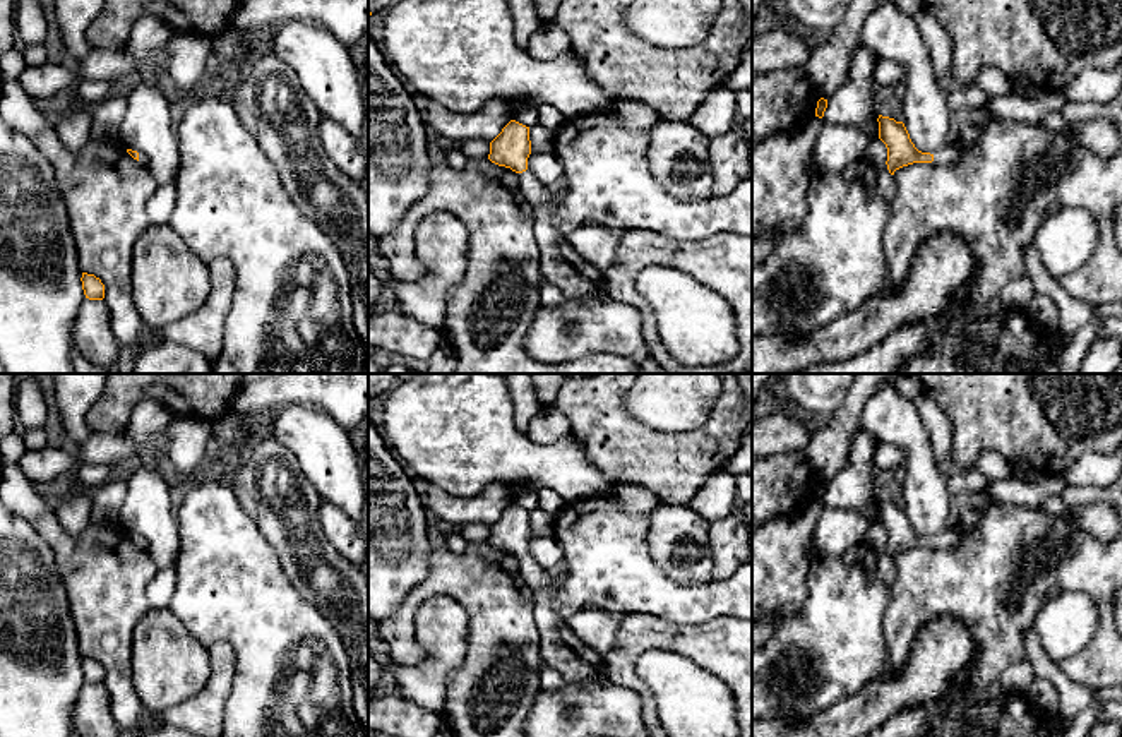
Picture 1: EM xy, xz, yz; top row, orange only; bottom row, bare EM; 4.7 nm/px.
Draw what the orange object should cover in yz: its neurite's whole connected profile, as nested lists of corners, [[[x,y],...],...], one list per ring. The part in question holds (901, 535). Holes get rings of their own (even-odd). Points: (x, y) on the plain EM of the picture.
[[[879,499],[879,523],[887,531],[887,554],[894,559],[896,554],[913,548],[913,547],[946,547],[954,548],[959,545],[959,536],[956,530],[942,531],[940,535],[930,538],[922,536],[915,531],[910,518],[903,506]]]

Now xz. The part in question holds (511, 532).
[[[510,504],[502,516],[490,526],[488,543],[498,550],[510,552],[519,559],[521,574],[531,590],[546,588],[553,572],[541,569],[528,555],[531,538],[529,511]]]

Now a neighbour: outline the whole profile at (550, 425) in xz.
[[[553,403],[534,416],[526,430],[526,437],[536,444],[552,444],[570,435],[570,422]]]

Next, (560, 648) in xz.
[[[558,572],[546,588],[533,590],[534,620],[540,634],[540,658],[557,670],[567,684],[608,682],[605,662],[570,627],[555,608],[560,590]]]

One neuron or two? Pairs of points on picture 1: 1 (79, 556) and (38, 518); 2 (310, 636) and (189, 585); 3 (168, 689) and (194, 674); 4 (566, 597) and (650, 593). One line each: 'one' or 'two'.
1: one
2: one
3: one
4: one

